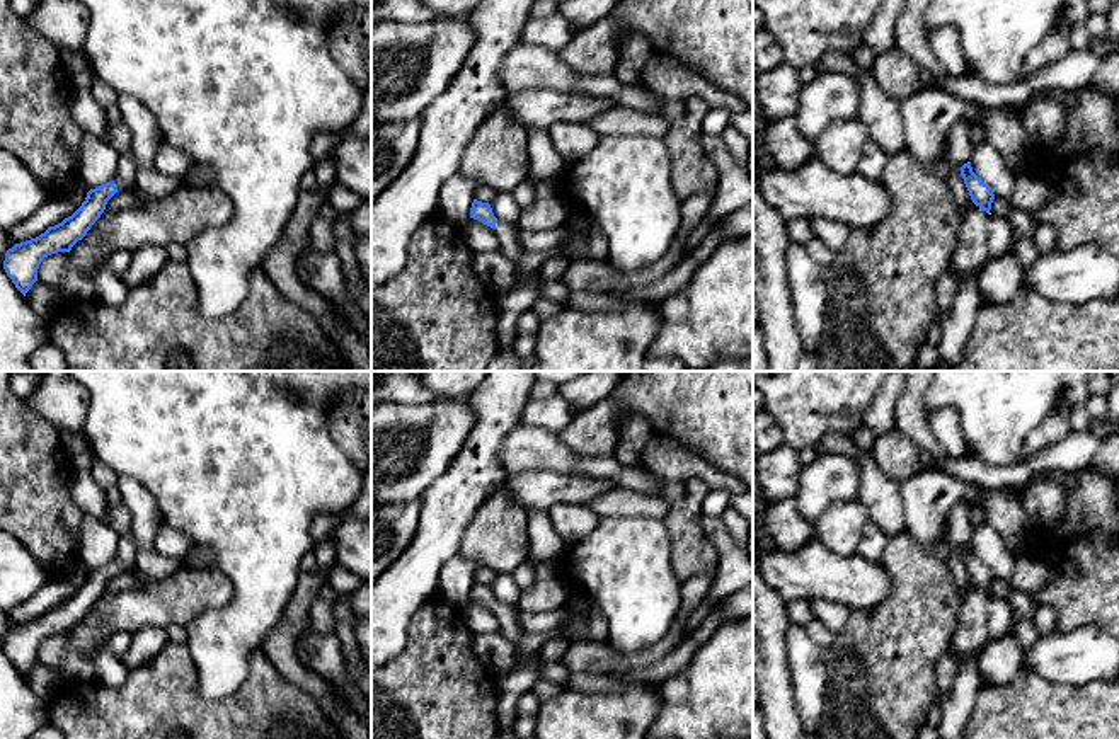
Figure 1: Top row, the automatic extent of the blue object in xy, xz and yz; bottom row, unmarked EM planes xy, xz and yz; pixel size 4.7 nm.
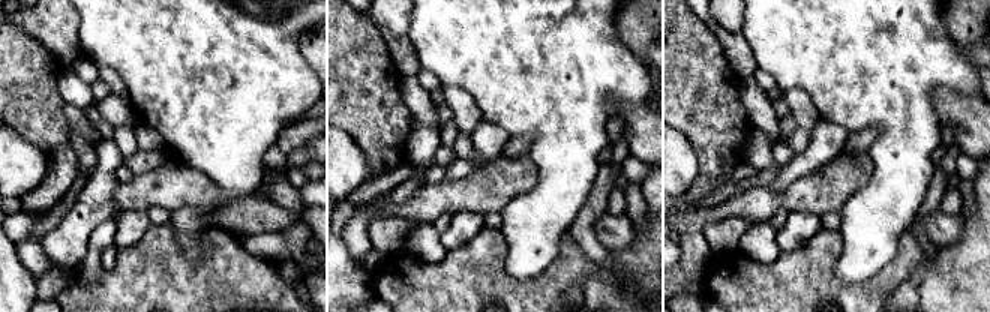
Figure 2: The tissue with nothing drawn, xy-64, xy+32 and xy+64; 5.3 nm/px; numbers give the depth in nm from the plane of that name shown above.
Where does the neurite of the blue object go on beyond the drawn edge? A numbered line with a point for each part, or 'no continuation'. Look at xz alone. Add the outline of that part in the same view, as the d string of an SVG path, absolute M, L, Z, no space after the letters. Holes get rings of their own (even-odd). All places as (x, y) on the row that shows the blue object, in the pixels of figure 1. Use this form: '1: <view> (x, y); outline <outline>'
1: xz (557, 292); outline M497 221L494 232L501 240L501 252L513 262L516 288L523 284L537 284L540 288L540 298L547 298L560 305L571 298L572 291L562 281L548 281L540 274L528 274L519 267L519 259L525 250L518 242L516 225Z

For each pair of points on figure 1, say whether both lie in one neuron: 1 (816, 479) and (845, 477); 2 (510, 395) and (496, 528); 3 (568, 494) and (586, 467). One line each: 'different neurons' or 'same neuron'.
1: same neuron
2: different neurons
3: different neurons

